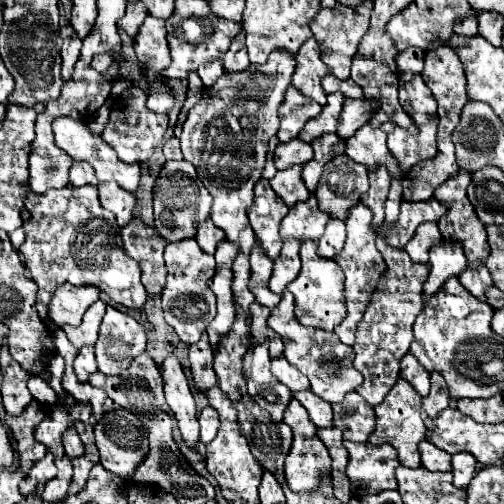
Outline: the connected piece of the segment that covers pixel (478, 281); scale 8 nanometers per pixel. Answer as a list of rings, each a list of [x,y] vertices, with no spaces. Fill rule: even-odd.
[[[479,264],[479,268],[467,268],[463,276],[459,276],[459,282],[469,290],[473,296],[477,296],[481,302],[487,302],[487,288],[493,286],[493,280],[485,268],[485,264]]]

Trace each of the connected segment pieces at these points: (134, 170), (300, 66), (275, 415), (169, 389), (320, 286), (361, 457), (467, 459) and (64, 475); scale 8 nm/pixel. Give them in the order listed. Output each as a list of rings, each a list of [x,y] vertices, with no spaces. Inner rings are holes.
[[[57,118],[53,122],[53,132],[55,132],[55,144],[61,150],[65,150],[73,160],[85,160],[85,162],[89,162],[95,168],[99,182],[115,180],[127,192],[135,192],[139,188],[139,182],[141,182],[141,166],[139,164],[125,164],[123,160],[119,160],[115,156],[115,152],[111,150],[111,146],[103,144],[101,136],[91,134],[87,122],[73,120],[73,118]]]
[[[309,38],[307,42],[303,42],[303,46],[299,48],[299,52],[295,54],[295,74],[293,74],[293,86],[303,92],[307,98],[319,102],[321,106],[325,104],[325,90],[321,88],[321,80],[325,74],[329,74],[327,64],[321,62],[321,50],[315,38]]]
[[[255,344],[255,348],[245,354],[243,374],[247,376],[247,392],[253,396],[253,400],[261,408],[265,408],[273,420],[281,422],[293,396],[271,374],[271,358],[267,344]]]
[[[167,354],[161,366],[161,374],[165,380],[165,400],[179,422],[179,430],[183,440],[197,450],[195,442],[199,440],[199,424],[195,416],[195,402],[189,388],[189,380],[181,368],[181,362],[175,354]]]
[[[305,240],[301,244],[301,262],[303,262],[303,268],[299,276],[287,286],[287,290],[295,296],[295,316],[303,326],[333,330],[345,316],[343,272],[335,260],[325,260],[317,254],[313,240]]]
[[[343,442],[349,452],[347,476],[355,494],[379,494],[383,490],[397,490],[395,470],[399,466],[397,452],[391,444],[355,444]]]
[[[459,452],[453,456],[453,484],[457,488],[467,488],[467,484],[471,482],[471,478],[475,476],[477,470],[477,460],[475,456],[467,454],[467,452]]]
[[[67,456],[63,458],[55,458],[55,466],[59,468],[57,476],[51,478],[47,484],[45,484],[45,490],[43,490],[43,500],[47,502],[55,502],[55,500],[63,500],[67,496],[67,488],[69,488],[69,482],[71,482],[71,474],[73,474],[73,468],[71,468],[71,460]]]

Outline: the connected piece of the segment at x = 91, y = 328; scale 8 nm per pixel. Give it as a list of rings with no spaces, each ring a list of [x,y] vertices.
[[[97,300],[95,304],[89,306],[89,310],[83,316],[83,322],[79,326],[63,326],[69,342],[75,348],[83,348],[83,346],[95,346],[97,340],[97,332],[99,332],[99,324],[105,316],[105,302]]]

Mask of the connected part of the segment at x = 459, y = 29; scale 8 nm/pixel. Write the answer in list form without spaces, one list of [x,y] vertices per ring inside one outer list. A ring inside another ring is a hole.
[[[477,18],[459,20],[459,24],[455,24],[455,34],[465,36],[465,38],[473,38],[473,36],[477,36]]]

